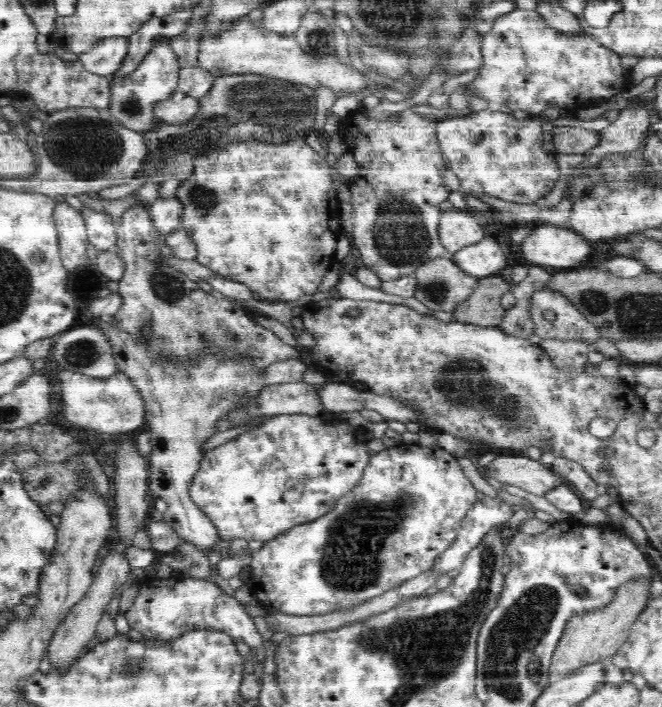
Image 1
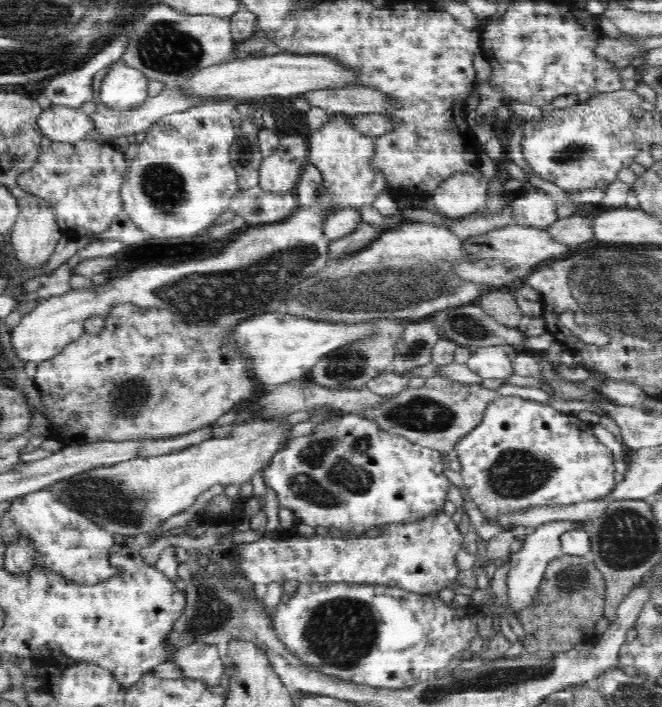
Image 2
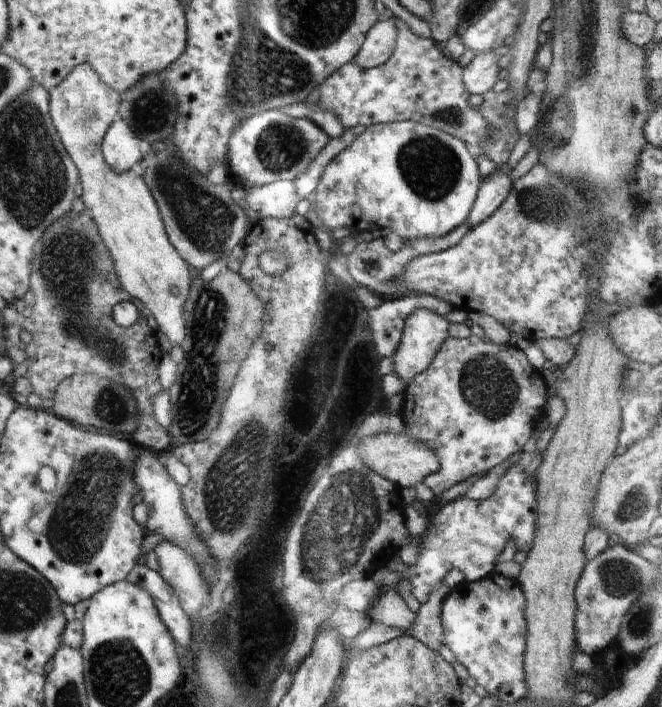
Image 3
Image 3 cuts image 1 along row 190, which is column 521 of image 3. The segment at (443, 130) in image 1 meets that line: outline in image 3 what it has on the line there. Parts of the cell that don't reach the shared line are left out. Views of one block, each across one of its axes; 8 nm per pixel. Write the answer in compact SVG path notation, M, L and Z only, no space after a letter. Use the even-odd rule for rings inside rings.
M525 460L513 464L500 479L496 492L486 500L481 501L460 496L453 501L448 501L448 504L444 504L444 508L432 517L434 520L431 520L427 534L418 539L420 550L416 563L411 566L404 564L404 571L401 572L401 582L410 583L412 596L418 602L426 602L431 590L434 590L434 587L444 580L449 570L454 570L456 567L467 575L470 582L478 582L494 572L497 564L496 558L504 550L504 546L510 538L516 540L517 550L528 552L532 549L537 517L537 491L535 490L535 476L533 475L532 478L526 476L524 471L526 464Z

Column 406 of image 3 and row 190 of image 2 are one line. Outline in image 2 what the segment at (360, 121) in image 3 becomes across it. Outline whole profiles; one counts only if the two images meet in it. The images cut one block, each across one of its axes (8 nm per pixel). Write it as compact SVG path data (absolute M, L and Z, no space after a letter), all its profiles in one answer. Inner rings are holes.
M92 138L73 143L54 142L42 150L37 162L17 180L18 187L43 198L53 208L59 229L69 234L104 232L123 210L122 183L129 167L124 153Z

